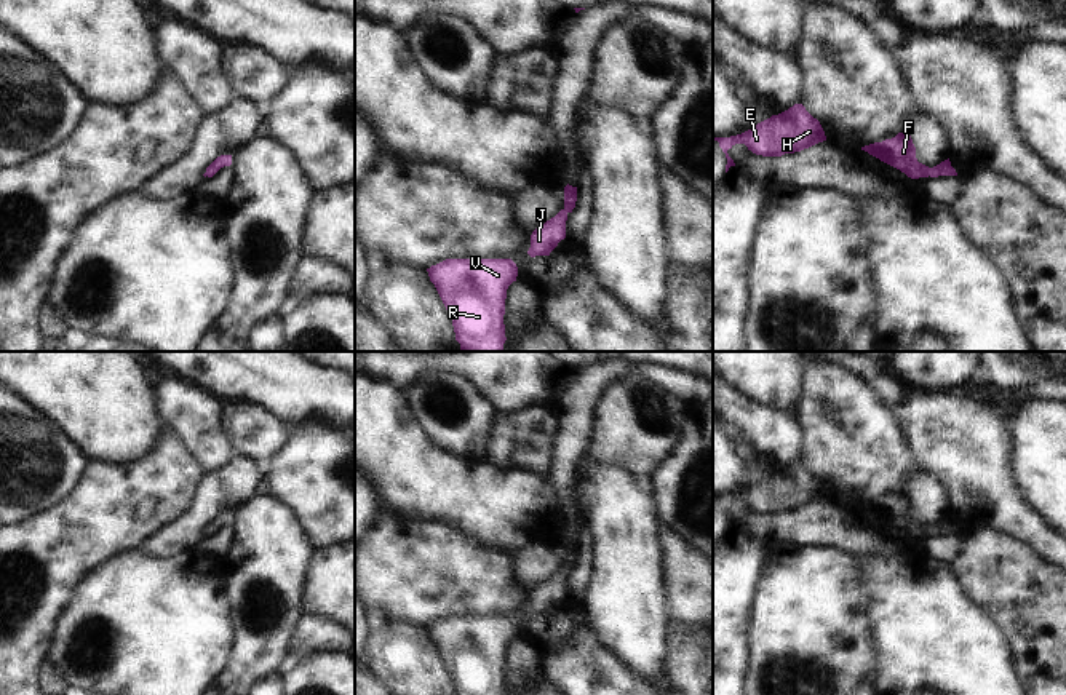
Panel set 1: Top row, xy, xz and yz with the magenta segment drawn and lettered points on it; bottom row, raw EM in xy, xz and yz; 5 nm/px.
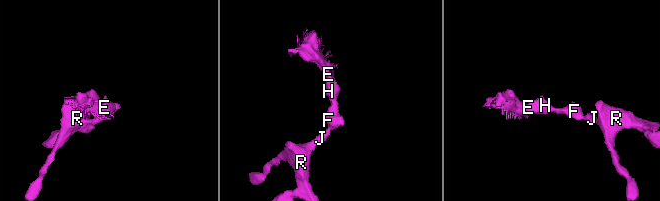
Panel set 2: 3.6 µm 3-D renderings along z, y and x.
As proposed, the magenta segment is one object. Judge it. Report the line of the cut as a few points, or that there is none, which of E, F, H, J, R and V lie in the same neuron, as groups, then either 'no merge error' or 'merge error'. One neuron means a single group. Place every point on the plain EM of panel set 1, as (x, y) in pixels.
no cut | E F H J R V | no merge error

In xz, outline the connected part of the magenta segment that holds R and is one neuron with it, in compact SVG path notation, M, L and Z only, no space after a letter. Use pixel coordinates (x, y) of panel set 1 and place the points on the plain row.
M446 617L427 629L452 677L455 695L505 695L507 647L518 634L518 625L511 617Z

